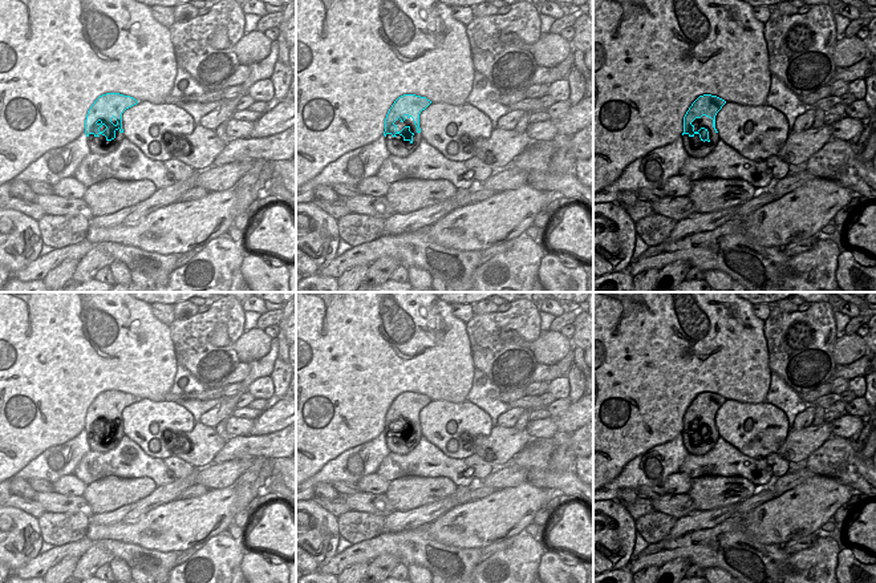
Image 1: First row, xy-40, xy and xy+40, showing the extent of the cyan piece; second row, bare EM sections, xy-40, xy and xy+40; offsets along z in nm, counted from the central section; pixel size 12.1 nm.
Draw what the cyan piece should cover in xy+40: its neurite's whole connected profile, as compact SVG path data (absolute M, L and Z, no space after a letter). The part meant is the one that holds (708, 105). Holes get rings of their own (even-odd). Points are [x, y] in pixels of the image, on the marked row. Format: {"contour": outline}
{"contour": "M703 94L689 108L684 117L682 145L689 157L705 158L719 141L715 116L726 104L725 100Z"}

